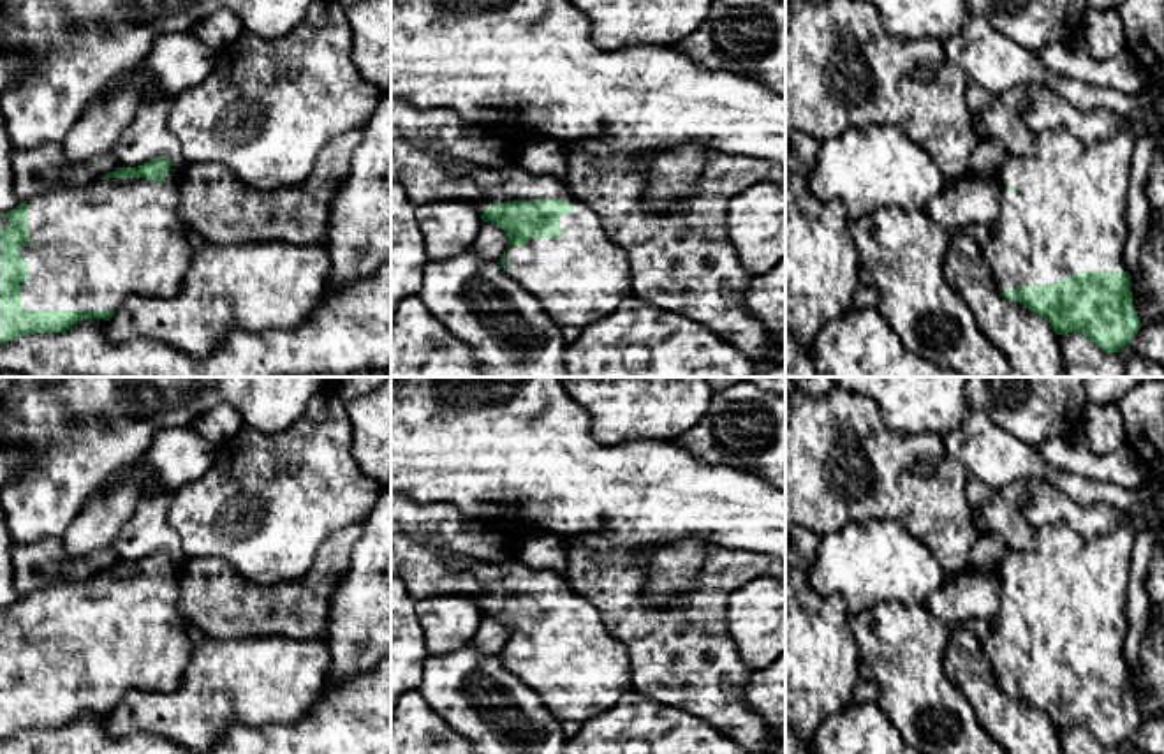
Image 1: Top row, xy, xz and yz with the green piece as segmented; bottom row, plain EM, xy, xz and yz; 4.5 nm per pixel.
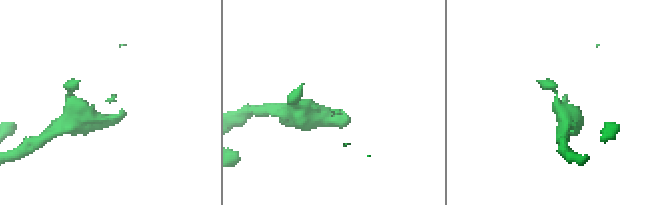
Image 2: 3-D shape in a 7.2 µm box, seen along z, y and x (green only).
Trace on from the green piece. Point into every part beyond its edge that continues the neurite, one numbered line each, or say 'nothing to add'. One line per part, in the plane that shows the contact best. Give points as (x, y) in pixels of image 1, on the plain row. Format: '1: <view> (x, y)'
1: xz (582, 672)

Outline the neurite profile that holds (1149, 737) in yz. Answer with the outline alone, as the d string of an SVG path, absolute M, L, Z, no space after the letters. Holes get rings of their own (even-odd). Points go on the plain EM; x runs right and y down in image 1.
M1164 717L1141 719L1131 735L1131 742L1146 754L1164 754Z

